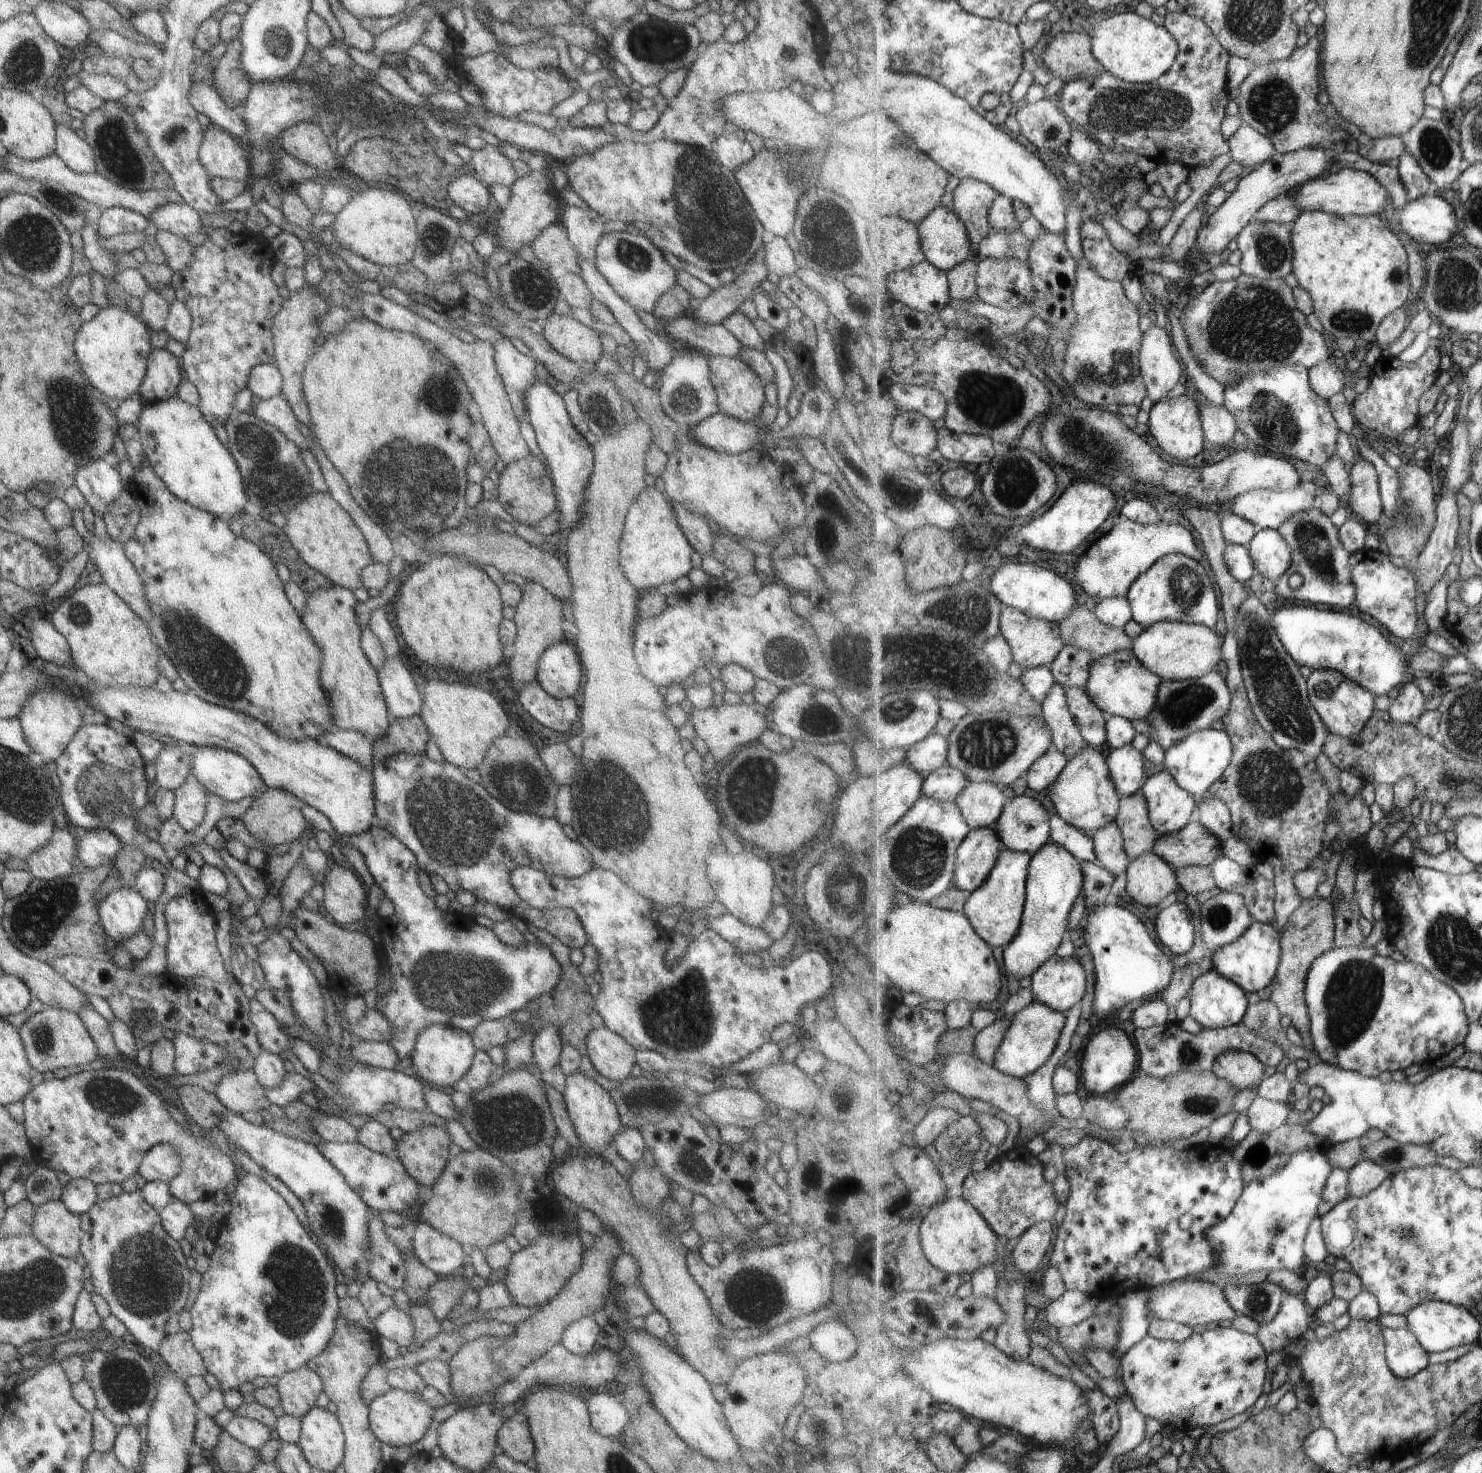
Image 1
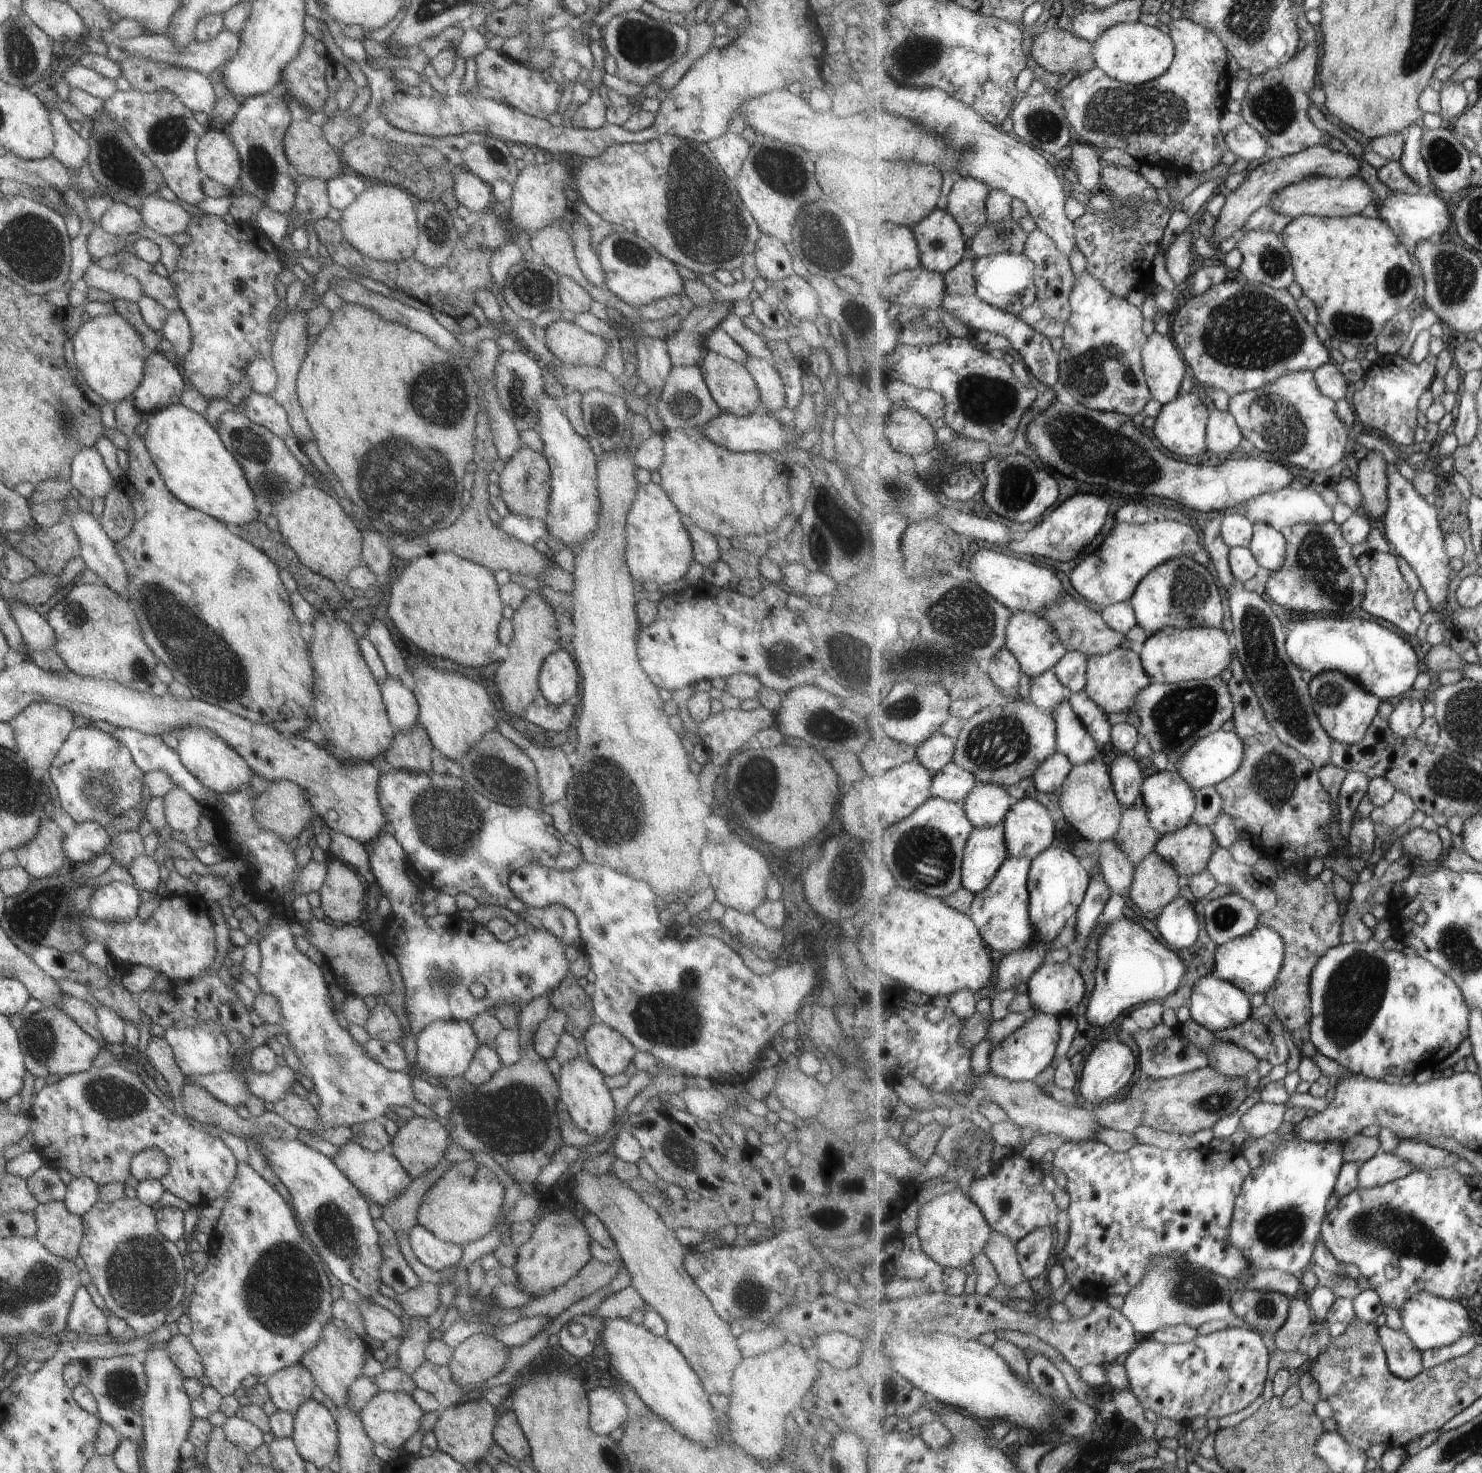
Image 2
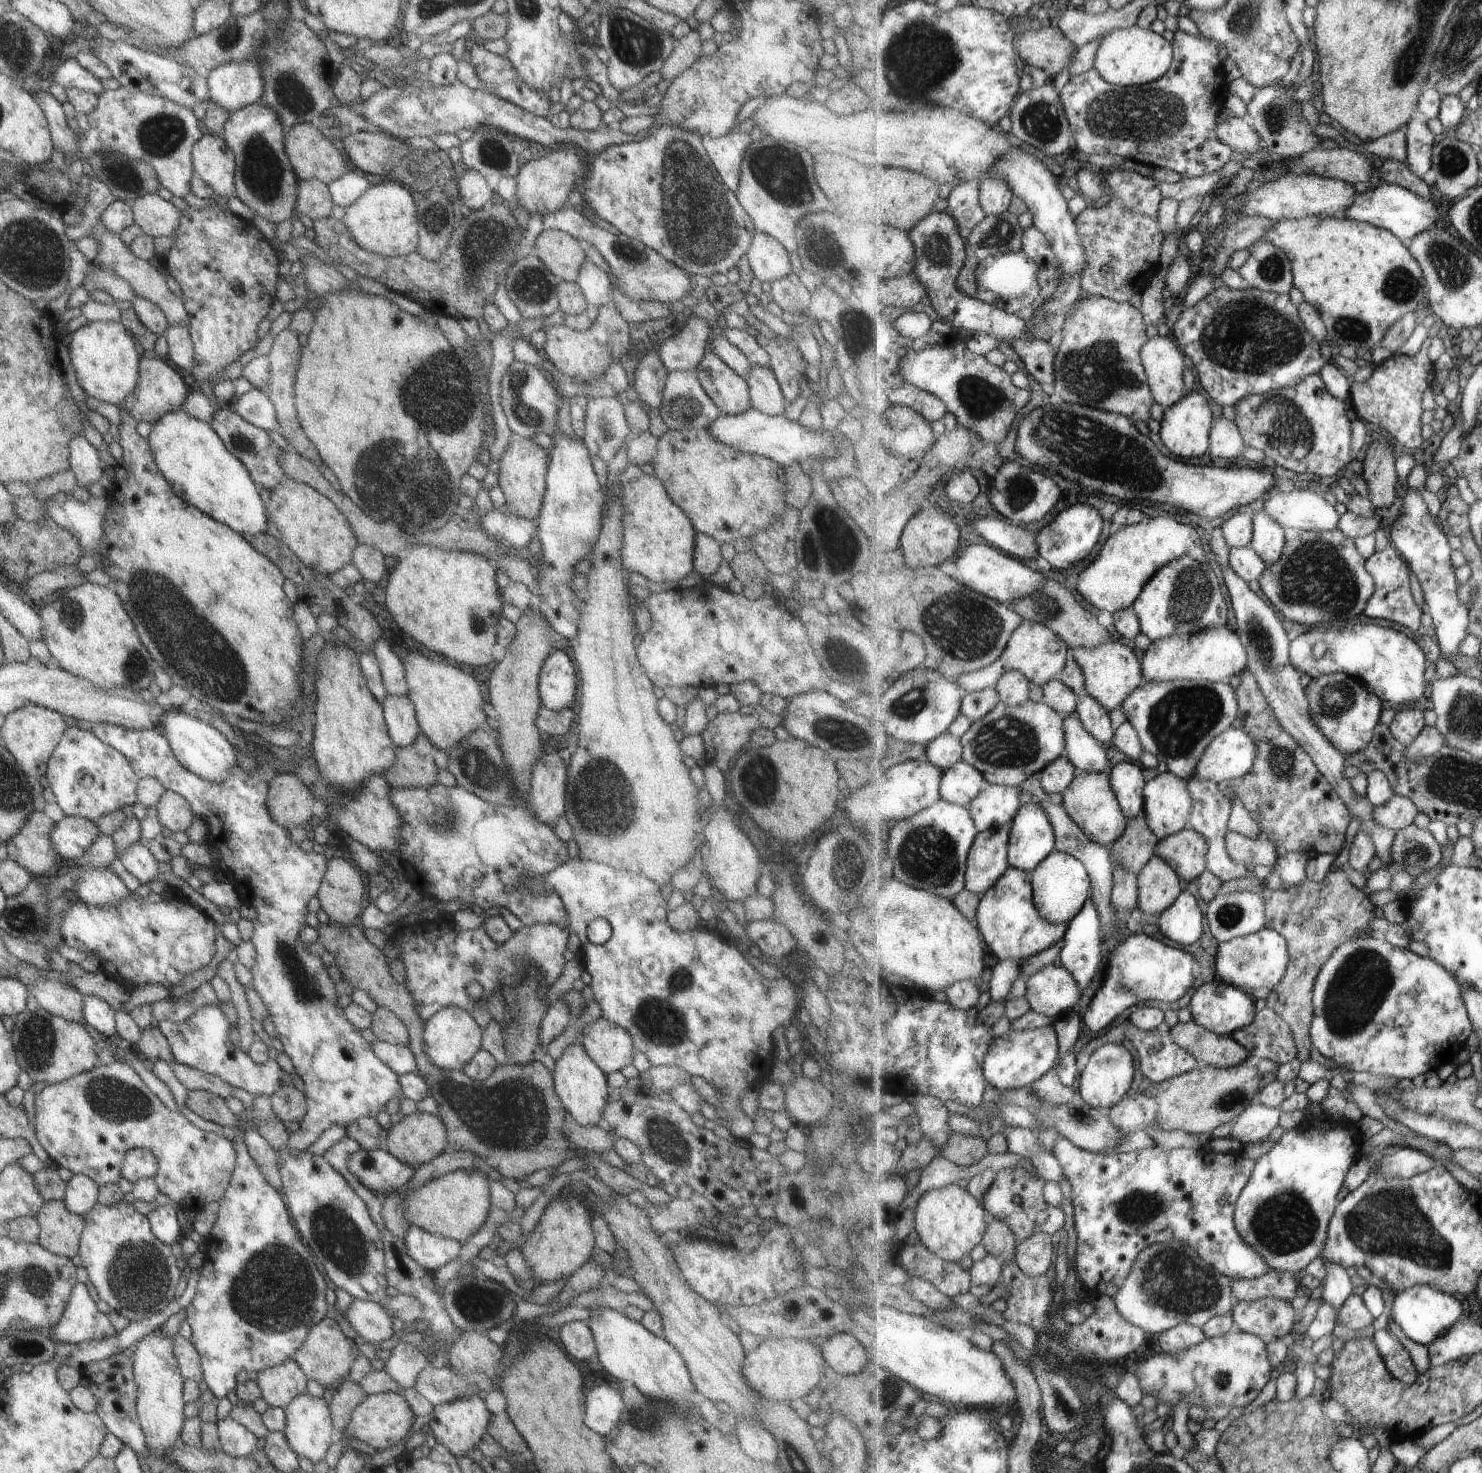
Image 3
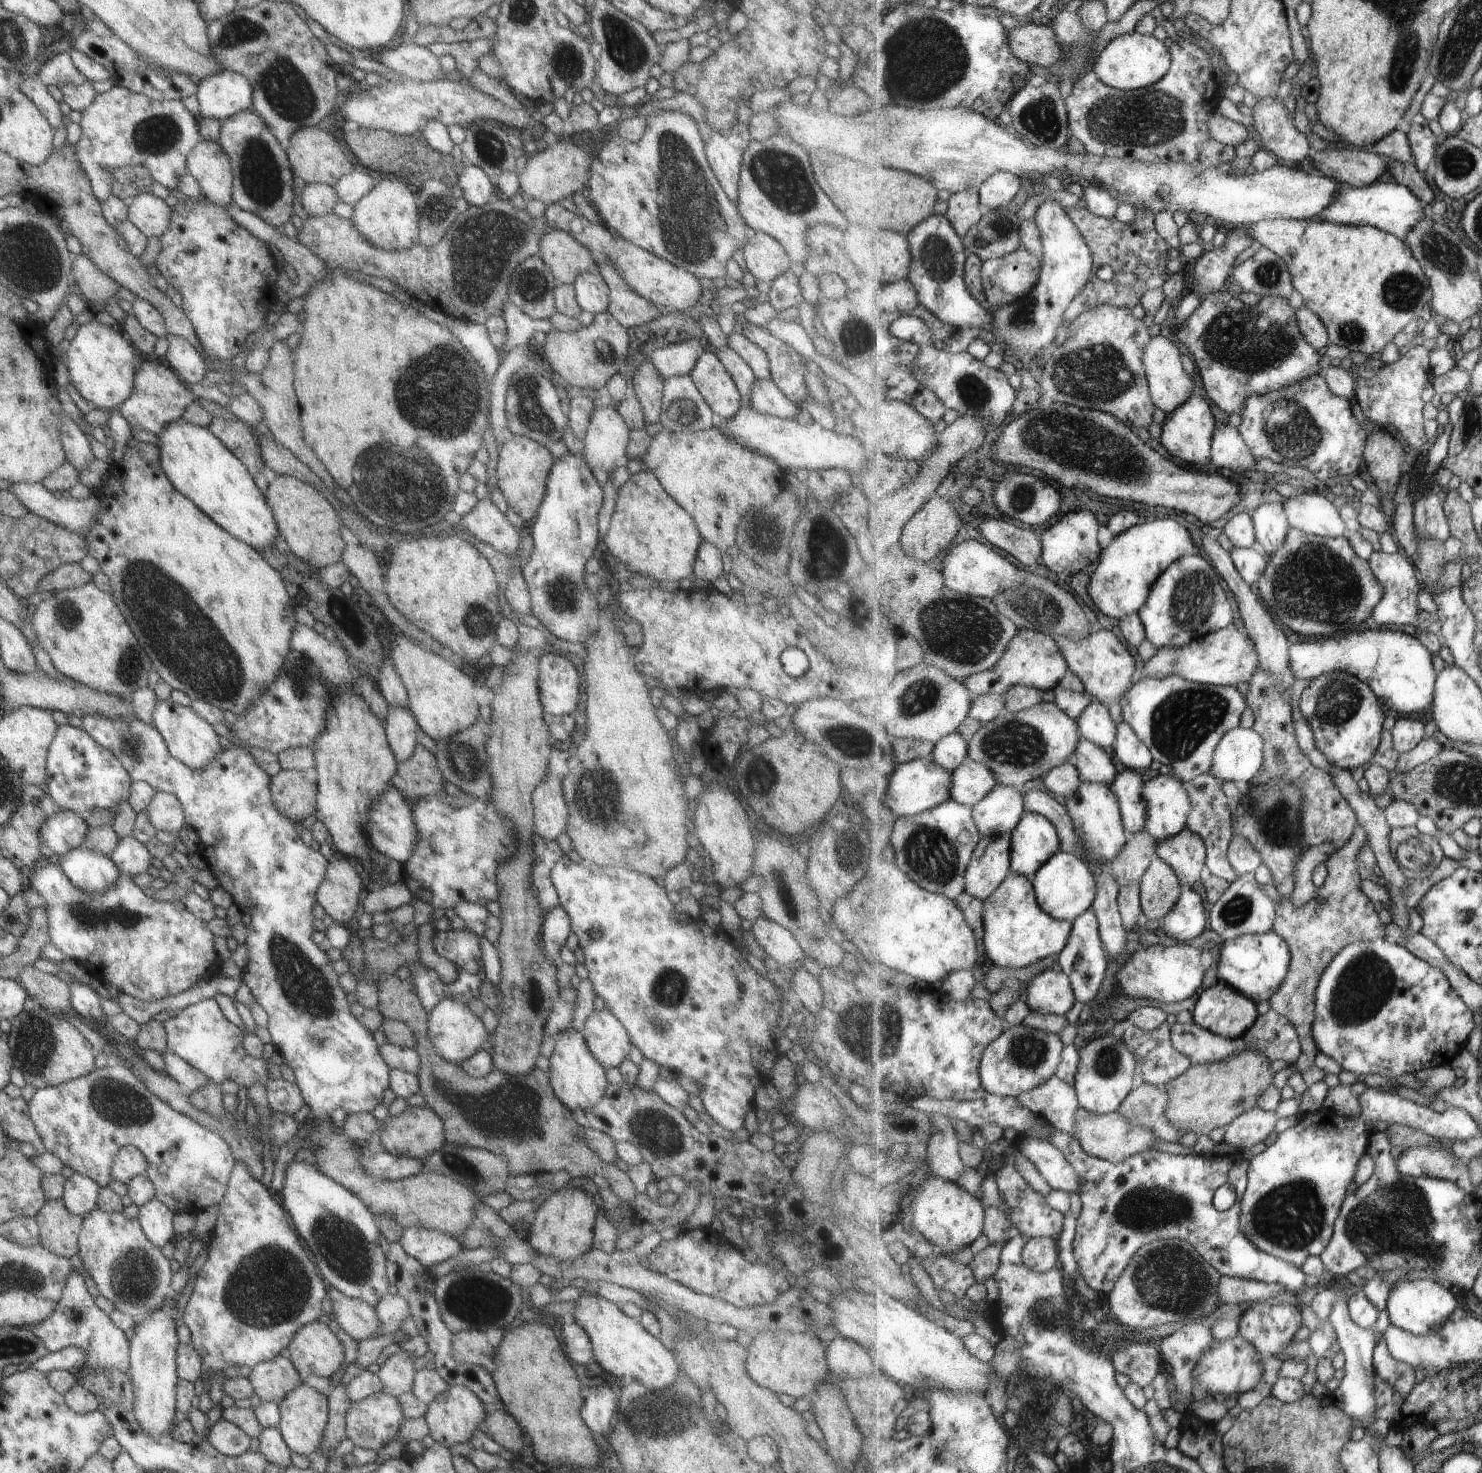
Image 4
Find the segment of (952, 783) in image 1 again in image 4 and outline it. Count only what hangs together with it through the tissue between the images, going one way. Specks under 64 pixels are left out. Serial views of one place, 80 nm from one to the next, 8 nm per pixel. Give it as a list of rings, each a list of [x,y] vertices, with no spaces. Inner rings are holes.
[[[970,757],[963,766],[953,771],[952,800],[960,804],[974,807],[997,786],[997,778],[993,770],[985,764],[975,762]]]

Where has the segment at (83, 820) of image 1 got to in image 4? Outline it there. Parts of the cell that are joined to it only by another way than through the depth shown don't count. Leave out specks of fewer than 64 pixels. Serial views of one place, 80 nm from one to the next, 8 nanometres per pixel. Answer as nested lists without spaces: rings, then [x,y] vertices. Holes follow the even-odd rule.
[[[57,726],[44,761],[47,795],[58,810],[83,815],[91,808],[110,809],[117,802],[126,802],[132,781],[125,768],[109,750],[97,745],[81,728]]]

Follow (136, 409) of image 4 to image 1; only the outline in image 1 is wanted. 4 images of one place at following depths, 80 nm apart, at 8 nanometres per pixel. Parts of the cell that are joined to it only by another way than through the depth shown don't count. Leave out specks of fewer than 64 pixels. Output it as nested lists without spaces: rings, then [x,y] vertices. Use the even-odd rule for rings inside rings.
[[[165,347],[153,349],[147,356],[145,373],[136,391],[141,404],[153,404],[167,398],[175,398],[182,378],[179,359]]]

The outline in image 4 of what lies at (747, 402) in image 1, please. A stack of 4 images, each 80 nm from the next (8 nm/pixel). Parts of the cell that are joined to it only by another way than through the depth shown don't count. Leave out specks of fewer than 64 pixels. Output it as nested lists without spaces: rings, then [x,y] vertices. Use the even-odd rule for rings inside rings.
[[[701,351],[687,376],[717,421],[729,420],[740,410],[739,392],[715,353]]]

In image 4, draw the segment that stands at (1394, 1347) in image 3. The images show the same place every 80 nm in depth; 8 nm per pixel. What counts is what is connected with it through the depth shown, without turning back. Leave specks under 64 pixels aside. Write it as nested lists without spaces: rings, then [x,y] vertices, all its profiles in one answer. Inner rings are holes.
[[[1381,1340],[1381,1344],[1376,1344],[1373,1365],[1376,1375],[1383,1382],[1391,1384],[1405,1398],[1413,1392],[1417,1382],[1416,1370],[1413,1370],[1413,1366],[1409,1366],[1407,1362],[1393,1358],[1385,1340]]]

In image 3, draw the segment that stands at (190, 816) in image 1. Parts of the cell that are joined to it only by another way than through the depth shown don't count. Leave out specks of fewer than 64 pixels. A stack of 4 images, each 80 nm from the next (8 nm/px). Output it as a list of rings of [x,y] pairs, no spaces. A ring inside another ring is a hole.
[[[164,791],[154,805],[157,822],[169,831],[184,832],[193,822],[193,814],[181,796]]]

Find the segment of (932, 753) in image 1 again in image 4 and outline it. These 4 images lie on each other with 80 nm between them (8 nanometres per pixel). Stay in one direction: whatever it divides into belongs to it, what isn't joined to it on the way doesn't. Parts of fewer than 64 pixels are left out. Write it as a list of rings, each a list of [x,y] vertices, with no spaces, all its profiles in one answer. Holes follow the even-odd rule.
[[[959,732],[951,733],[936,743],[932,758],[945,770],[955,771],[959,766],[963,766],[969,757],[969,741]]]

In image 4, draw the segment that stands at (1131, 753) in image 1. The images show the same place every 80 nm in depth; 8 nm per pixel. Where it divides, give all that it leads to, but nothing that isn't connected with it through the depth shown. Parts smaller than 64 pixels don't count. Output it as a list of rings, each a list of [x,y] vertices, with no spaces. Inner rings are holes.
[[[1123,769],[1113,782],[1112,792],[1120,803],[1125,828],[1131,834],[1145,830],[1147,806],[1143,798],[1143,776],[1135,770]]]

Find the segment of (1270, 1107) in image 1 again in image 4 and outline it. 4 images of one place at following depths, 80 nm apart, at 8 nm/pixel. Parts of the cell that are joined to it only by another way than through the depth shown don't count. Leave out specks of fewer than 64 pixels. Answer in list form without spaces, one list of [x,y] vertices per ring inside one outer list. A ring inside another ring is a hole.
[[[1255,1107],[1241,1114],[1241,1117],[1224,1129],[1219,1136],[1227,1145],[1242,1151],[1267,1140],[1267,1136],[1274,1132],[1279,1119],[1277,1111],[1267,1112]]]

